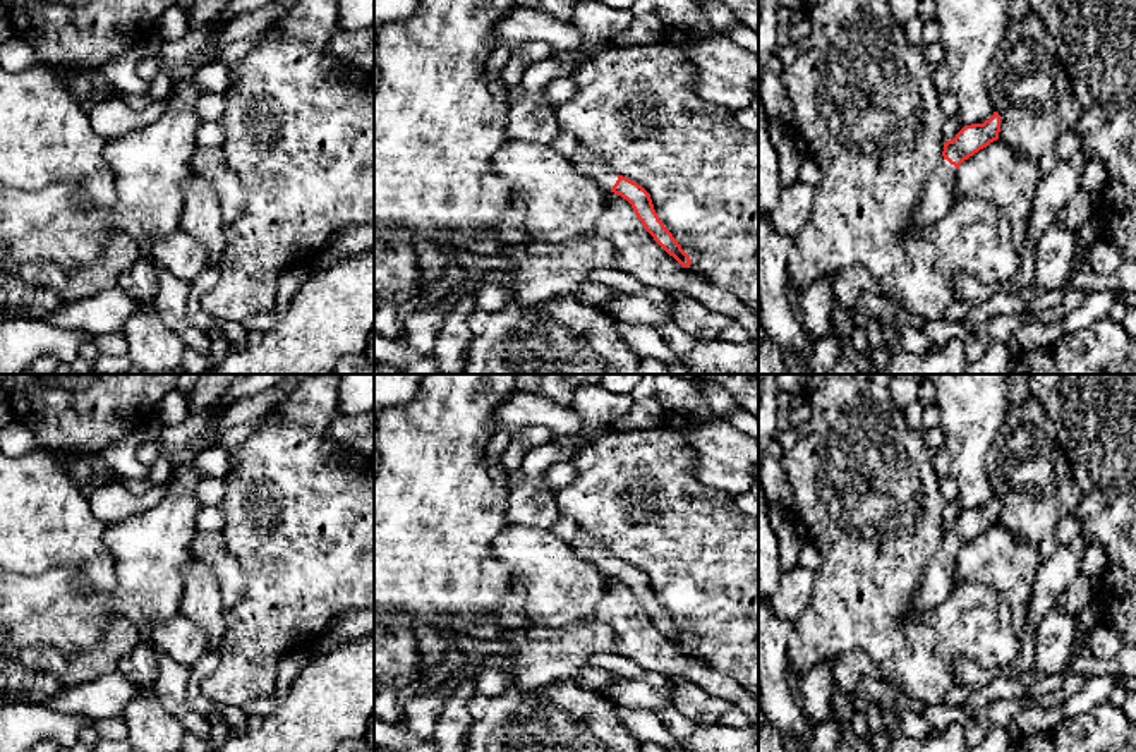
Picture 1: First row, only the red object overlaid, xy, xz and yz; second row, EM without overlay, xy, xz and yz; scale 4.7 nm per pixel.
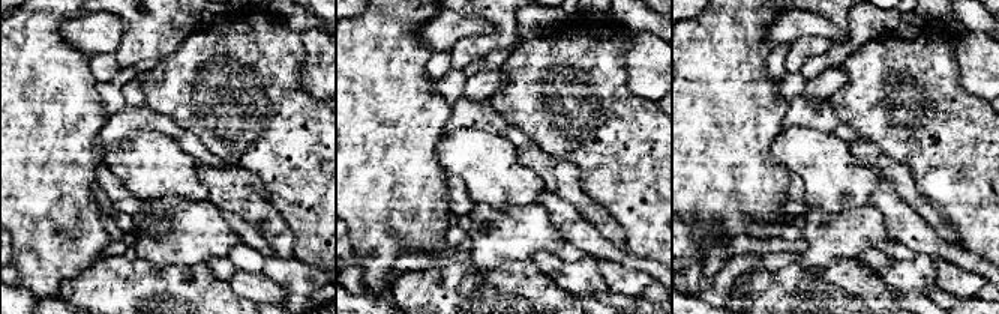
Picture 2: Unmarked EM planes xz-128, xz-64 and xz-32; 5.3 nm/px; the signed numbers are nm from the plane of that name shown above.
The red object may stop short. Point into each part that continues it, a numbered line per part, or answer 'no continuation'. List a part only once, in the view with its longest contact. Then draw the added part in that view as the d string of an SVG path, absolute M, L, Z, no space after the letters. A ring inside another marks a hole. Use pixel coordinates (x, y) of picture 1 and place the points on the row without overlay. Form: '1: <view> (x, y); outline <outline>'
1: xz (589, 546); outline M580 529L577 537L570 544L604 577L609 577L618 565L618 558L613 555L609 546L599 536L585 529Z

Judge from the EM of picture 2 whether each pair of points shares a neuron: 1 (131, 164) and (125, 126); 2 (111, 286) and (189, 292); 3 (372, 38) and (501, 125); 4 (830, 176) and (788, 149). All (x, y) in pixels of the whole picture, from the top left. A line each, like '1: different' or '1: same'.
1: different
2: same
3: different
4: same

